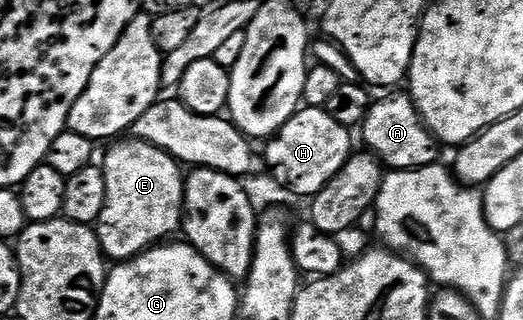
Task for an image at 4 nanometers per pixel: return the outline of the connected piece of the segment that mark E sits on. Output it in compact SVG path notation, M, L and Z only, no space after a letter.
M124 140L116 143L121 145L113 144L113 149L102 160L106 207L102 207L102 215L94 226L105 258L116 263L129 261L131 257L175 238L172 236L179 234L184 224L185 174L180 173L181 163L150 142Z

